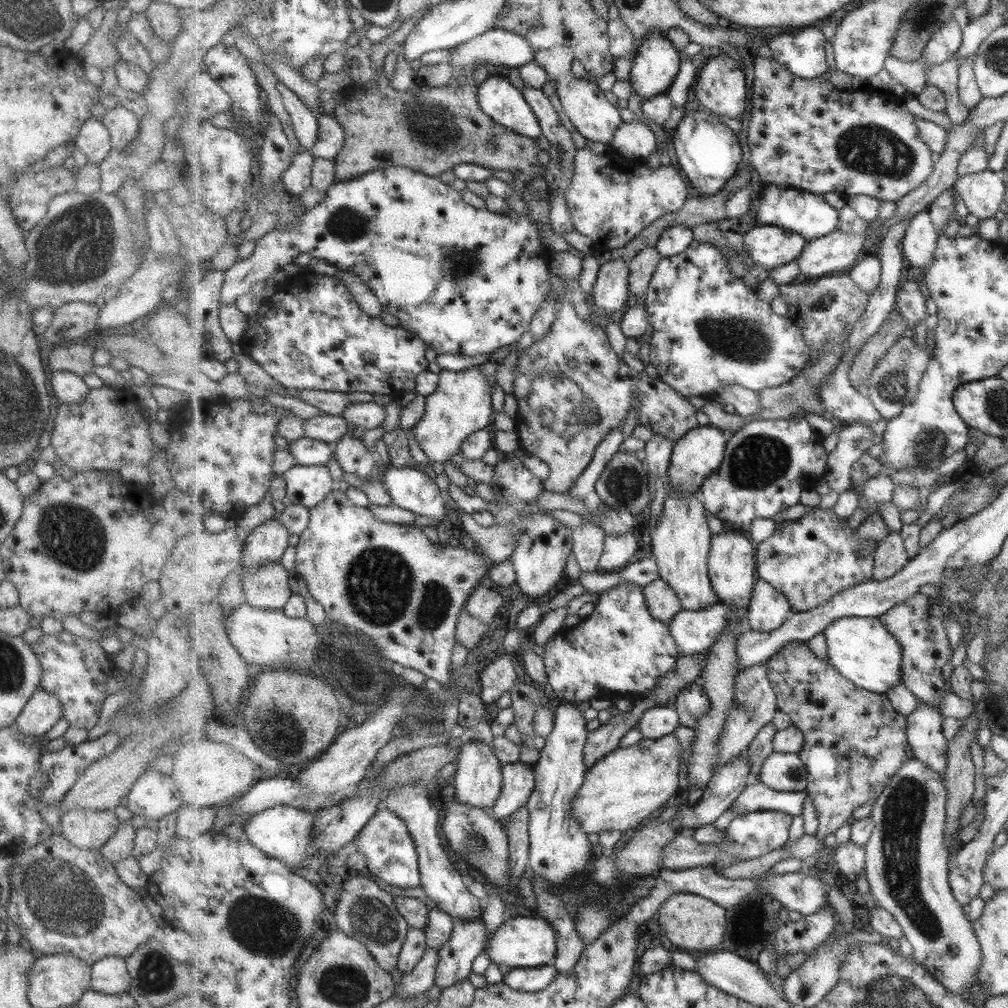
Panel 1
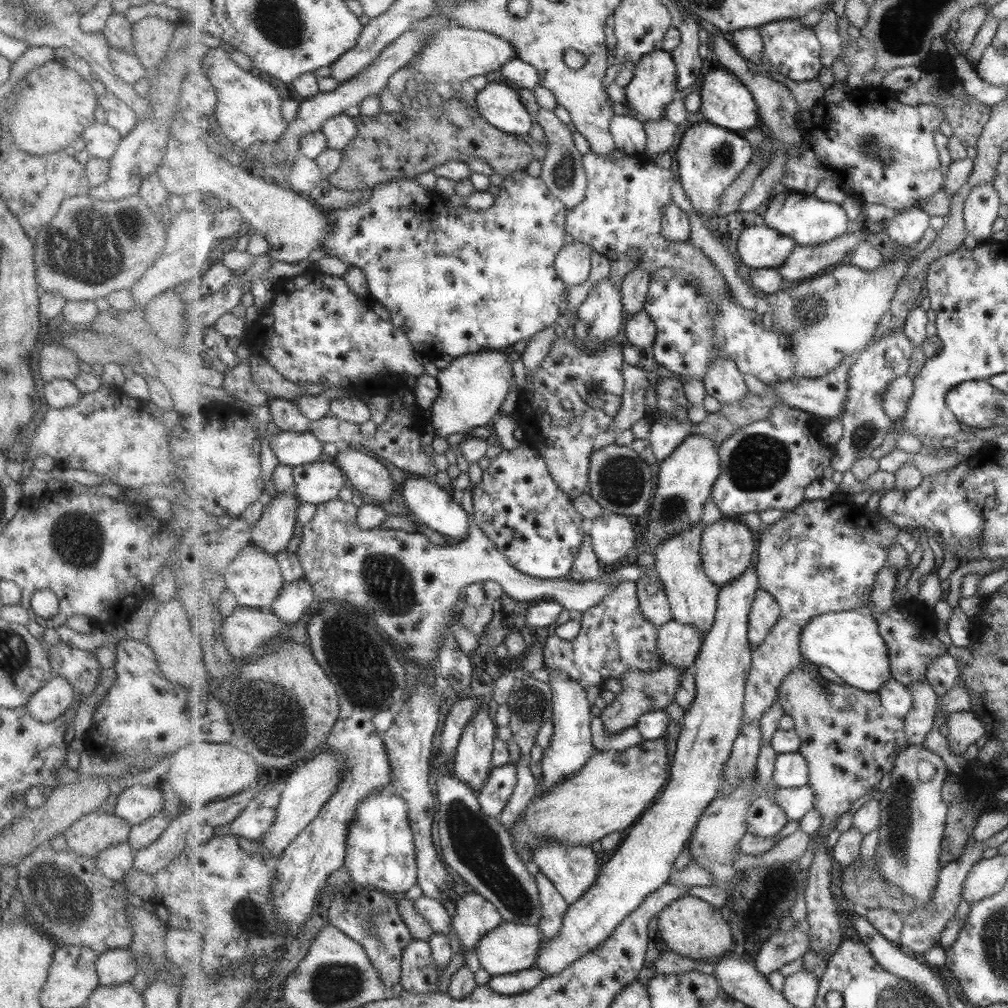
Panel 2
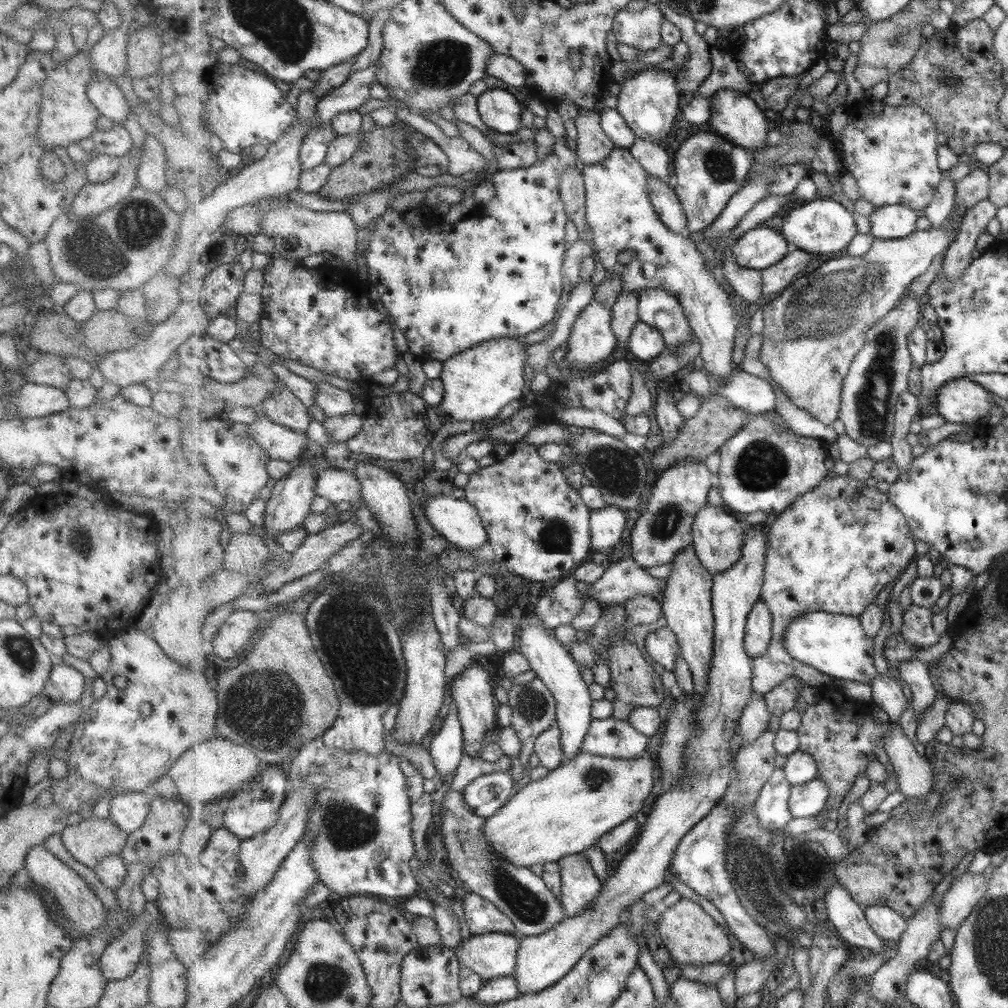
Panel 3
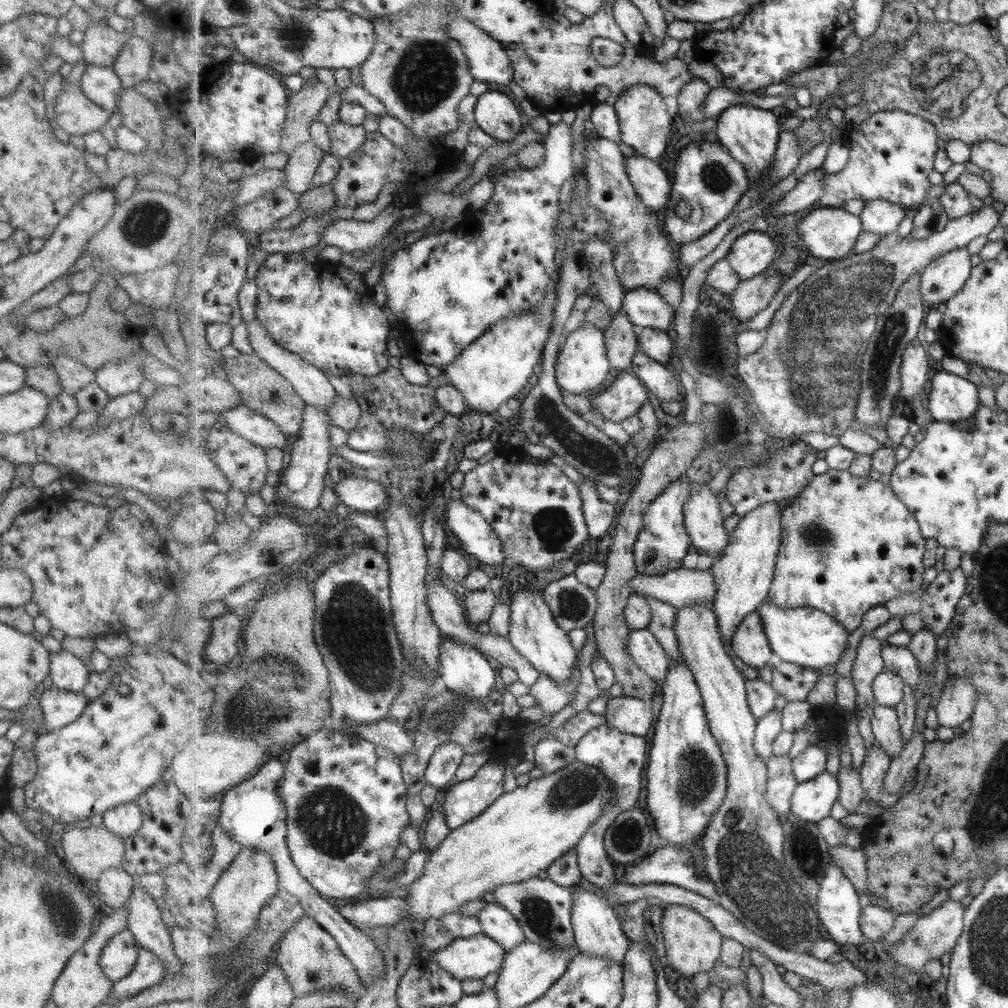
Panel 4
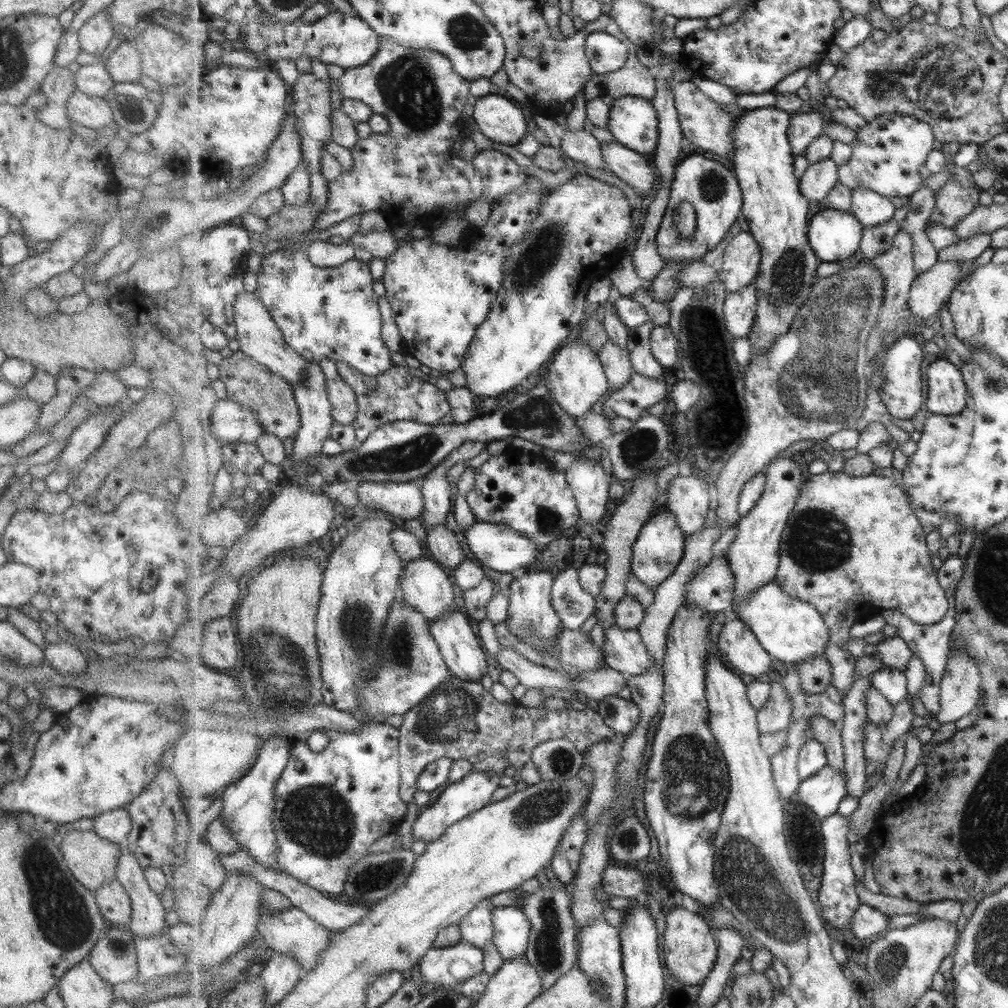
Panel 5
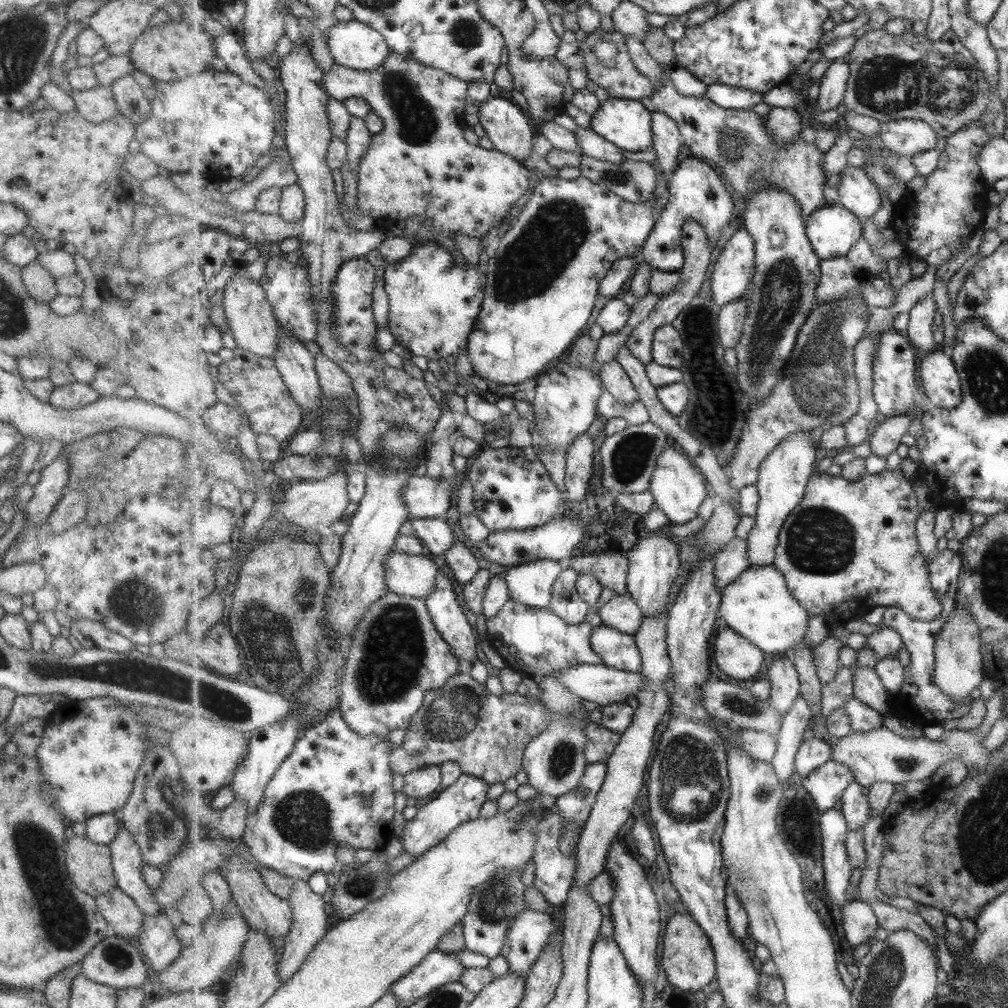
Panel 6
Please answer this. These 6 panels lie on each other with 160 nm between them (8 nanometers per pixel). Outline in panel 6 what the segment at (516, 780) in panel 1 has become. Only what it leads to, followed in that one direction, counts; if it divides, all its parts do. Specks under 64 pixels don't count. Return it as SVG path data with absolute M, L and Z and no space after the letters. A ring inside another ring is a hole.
M463 773L455 784L440 792L439 796L423 805L413 820L406 821L402 837L399 838L404 852L409 853L414 861L431 851L440 842L445 842L450 834L466 822L479 818L483 804L489 800L490 783L475 775Z

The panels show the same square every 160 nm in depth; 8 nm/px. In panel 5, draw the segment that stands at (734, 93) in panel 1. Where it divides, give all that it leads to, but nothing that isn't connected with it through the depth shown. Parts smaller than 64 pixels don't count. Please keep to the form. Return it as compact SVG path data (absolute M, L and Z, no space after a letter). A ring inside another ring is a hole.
M777 107L747 111L737 118L733 130L735 151L733 165L739 184L742 186L744 207L742 215L755 239L762 247L762 265L755 279L757 291L757 314L748 337L751 339L751 360L760 362L764 354L790 331L798 318L803 305L812 293L815 277L818 277L821 260L813 250L808 235L810 234L809 199L800 189L800 179L795 176L795 155L790 142L791 114Z

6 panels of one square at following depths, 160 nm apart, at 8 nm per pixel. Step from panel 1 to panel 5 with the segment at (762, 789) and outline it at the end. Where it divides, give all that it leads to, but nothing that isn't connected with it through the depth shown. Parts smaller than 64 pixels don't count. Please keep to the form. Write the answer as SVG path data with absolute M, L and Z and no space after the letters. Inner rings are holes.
M825 766L809 778L802 780L795 798L811 808L821 820L828 819L839 810L839 804L848 795L847 781L843 771Z

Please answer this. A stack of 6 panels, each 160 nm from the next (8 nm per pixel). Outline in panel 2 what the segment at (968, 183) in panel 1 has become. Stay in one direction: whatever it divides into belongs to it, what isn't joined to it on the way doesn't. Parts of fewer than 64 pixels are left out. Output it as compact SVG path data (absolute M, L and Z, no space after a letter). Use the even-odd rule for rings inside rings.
M980 184L971 191L964 208L966 232L977 244L991 240L993 224L1001 208L999 197L993 184Z

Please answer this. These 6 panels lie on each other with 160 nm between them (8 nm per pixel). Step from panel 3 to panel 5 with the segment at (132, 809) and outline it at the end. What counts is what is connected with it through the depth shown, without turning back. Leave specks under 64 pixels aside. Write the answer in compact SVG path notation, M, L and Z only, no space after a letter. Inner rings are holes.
M117 808L94 816L92 825L92 831L99 838L122 846L130 831L131 821L125 808Z

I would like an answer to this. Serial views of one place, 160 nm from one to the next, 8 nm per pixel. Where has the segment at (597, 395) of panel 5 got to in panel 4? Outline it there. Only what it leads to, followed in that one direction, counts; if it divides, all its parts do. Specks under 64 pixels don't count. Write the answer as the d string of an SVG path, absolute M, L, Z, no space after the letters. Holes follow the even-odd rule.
M584 320L576 332L571 332L567 344L559 357L556 376L559 387L565 394L577 396L597 390L605 384L609 376L609 357L607 356L606 335L593 322Z

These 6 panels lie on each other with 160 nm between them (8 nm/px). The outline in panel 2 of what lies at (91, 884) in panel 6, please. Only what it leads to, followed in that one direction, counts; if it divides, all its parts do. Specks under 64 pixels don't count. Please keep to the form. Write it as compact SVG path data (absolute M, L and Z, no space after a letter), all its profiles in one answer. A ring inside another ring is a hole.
M93 810L80 816L64 830L67 851L94 858L107 847L127 843L130 826L122 818Z

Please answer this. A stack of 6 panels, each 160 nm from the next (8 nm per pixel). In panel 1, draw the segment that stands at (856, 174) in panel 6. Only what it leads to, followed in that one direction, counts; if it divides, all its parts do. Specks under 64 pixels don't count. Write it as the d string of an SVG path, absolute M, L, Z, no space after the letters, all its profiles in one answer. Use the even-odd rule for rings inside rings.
M930 210L920 212L912 219L902 243L904 256L913 266L927 269L933 260L941 233L935 229Z

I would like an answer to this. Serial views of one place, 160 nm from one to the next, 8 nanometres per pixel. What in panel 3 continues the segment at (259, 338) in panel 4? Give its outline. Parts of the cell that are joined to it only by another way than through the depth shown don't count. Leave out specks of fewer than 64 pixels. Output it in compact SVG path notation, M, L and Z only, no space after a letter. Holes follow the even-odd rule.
M330 379L317 381L316 404L326 417L340 417L355 410L354 396L347 390L336 388Z

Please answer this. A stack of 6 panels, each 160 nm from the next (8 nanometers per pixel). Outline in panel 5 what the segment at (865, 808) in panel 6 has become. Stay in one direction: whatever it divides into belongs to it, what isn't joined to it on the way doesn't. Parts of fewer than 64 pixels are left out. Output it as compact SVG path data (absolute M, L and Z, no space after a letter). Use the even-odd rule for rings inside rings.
M871 673L860 675L843 698L845 717L840 725L844 742L848 795L860 798L868 791L864 728L869 720L866 692L872 684Z

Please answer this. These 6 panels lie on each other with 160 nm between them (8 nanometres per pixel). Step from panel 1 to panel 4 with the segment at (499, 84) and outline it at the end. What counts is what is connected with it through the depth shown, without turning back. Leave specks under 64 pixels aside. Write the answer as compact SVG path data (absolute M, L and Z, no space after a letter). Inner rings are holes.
M490 91L479 97L474 119L483 132L501 142L517 138L524 127L521 110L503 92Z

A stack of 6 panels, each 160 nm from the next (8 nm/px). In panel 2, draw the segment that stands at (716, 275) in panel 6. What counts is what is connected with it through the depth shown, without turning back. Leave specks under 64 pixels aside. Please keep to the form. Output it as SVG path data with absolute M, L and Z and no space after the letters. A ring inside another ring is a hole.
M759 222L741 234L738 251L750 269L779 269L796 246L795 239Z

